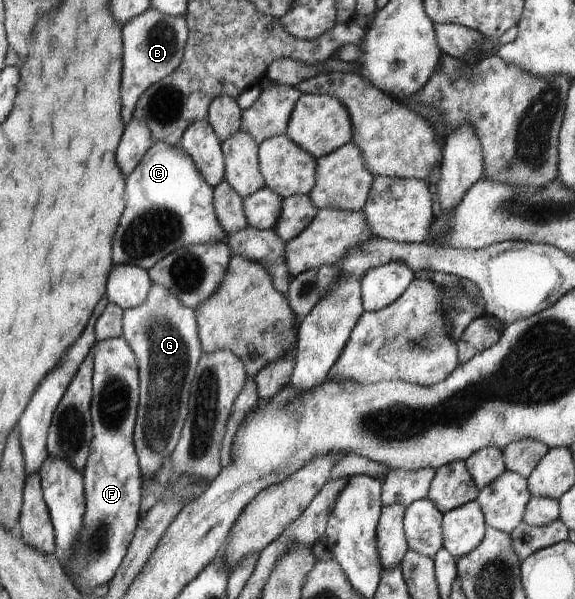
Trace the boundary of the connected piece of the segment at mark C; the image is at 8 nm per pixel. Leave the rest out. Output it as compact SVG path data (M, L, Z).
M165 142L153 143L129 175L123 235L119 235L117 227L117 235L113 237L113 263L133 264L150 270L167 254L188 245L205 242L225 242L228 245L228 235L214 214L213 194L214 189L204 180L193 160L183 150Z

